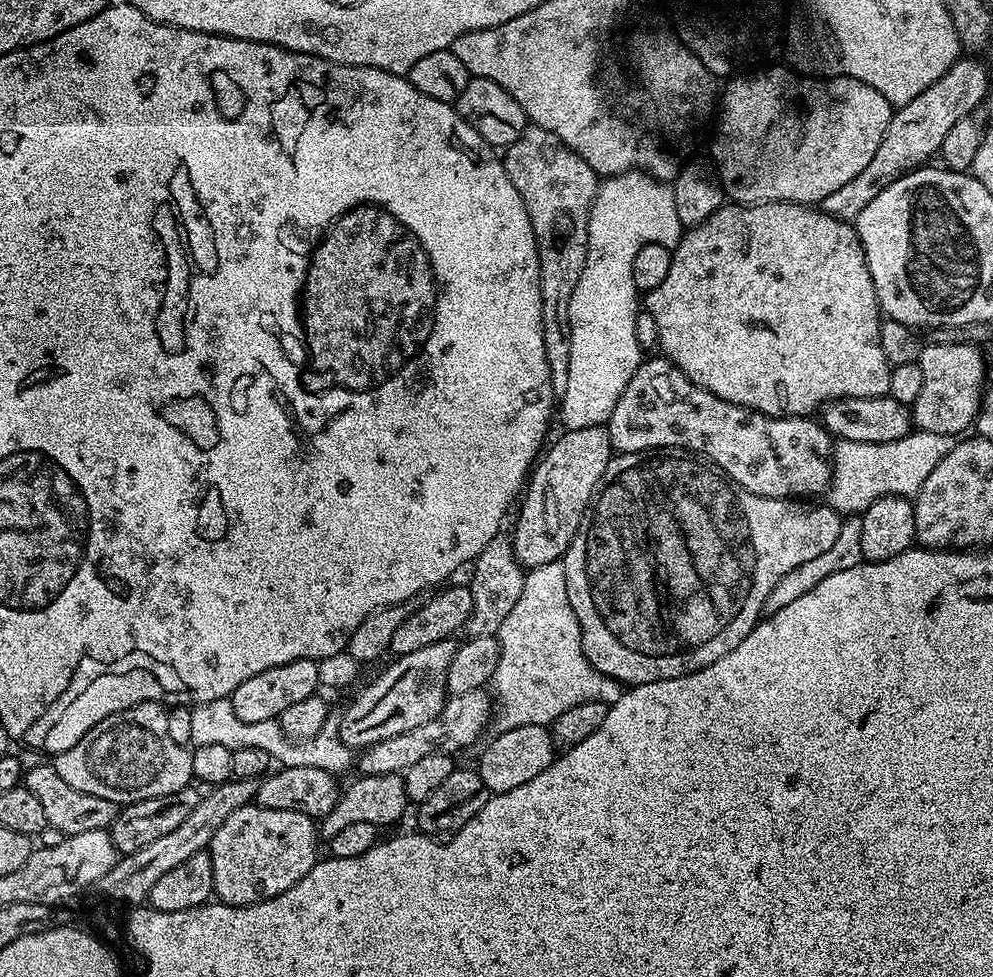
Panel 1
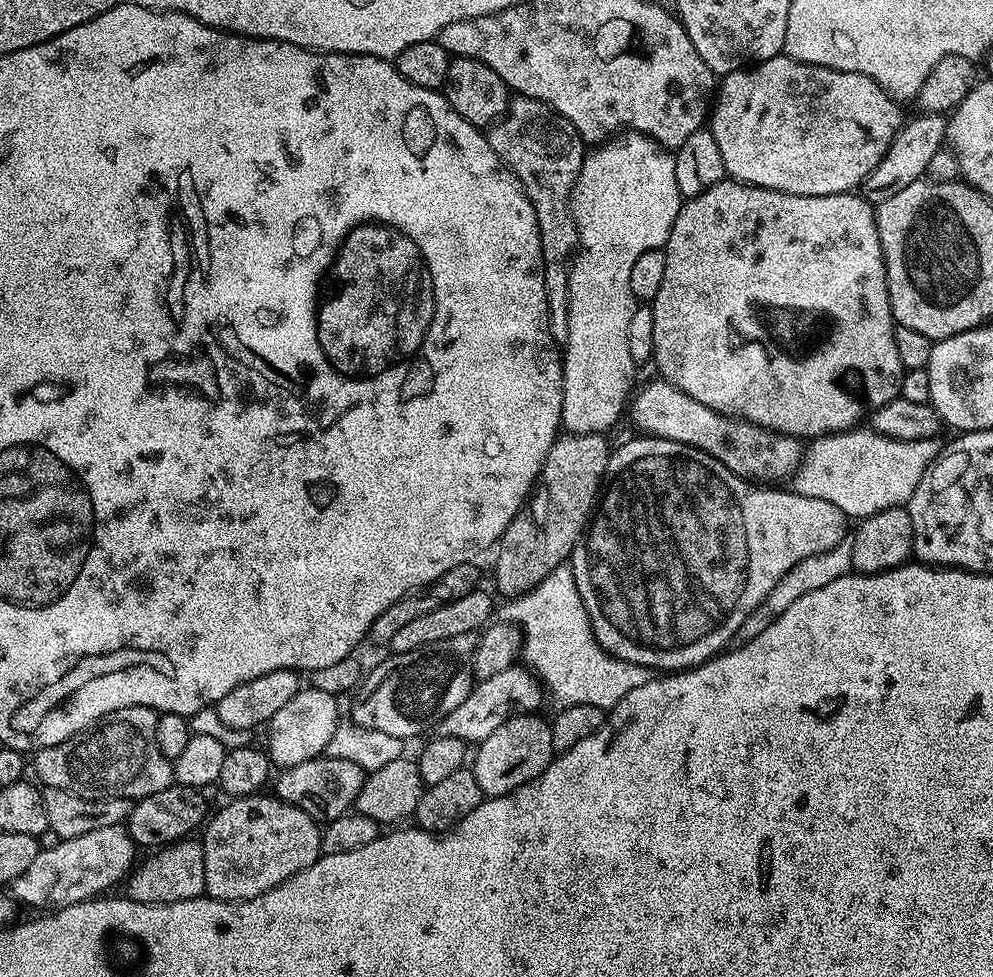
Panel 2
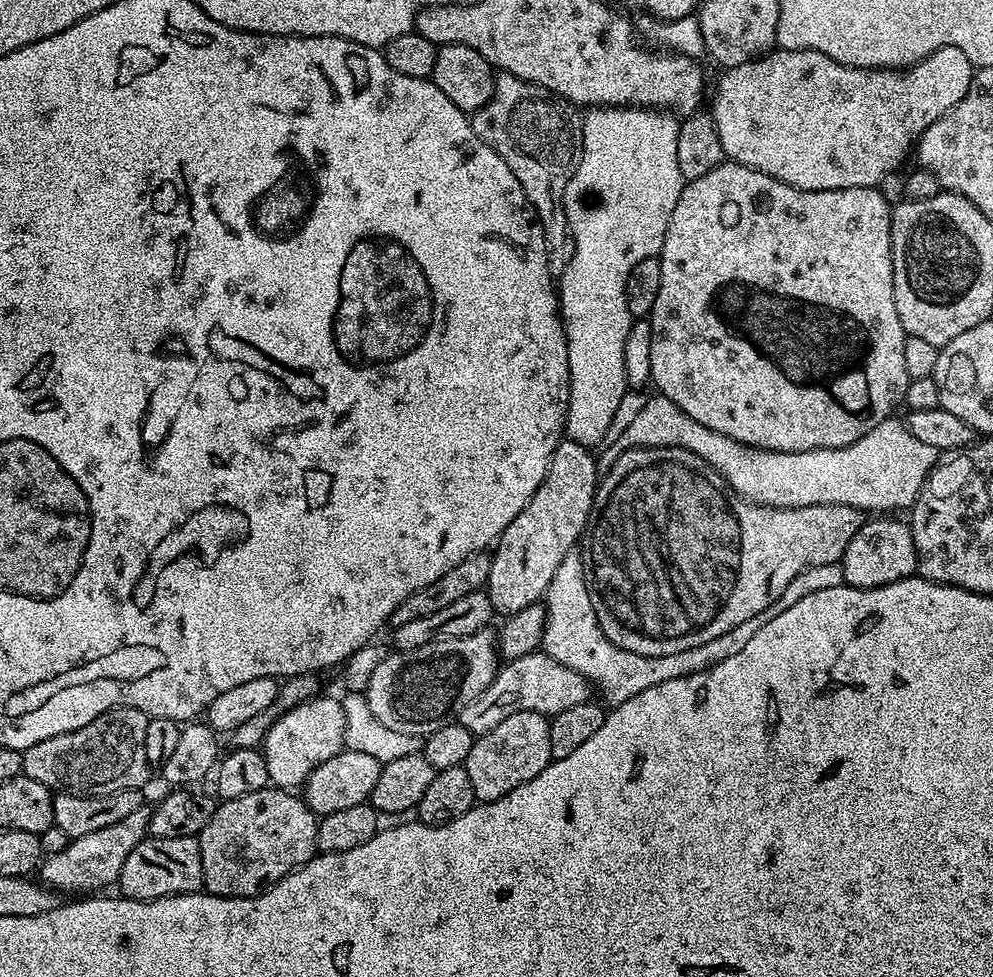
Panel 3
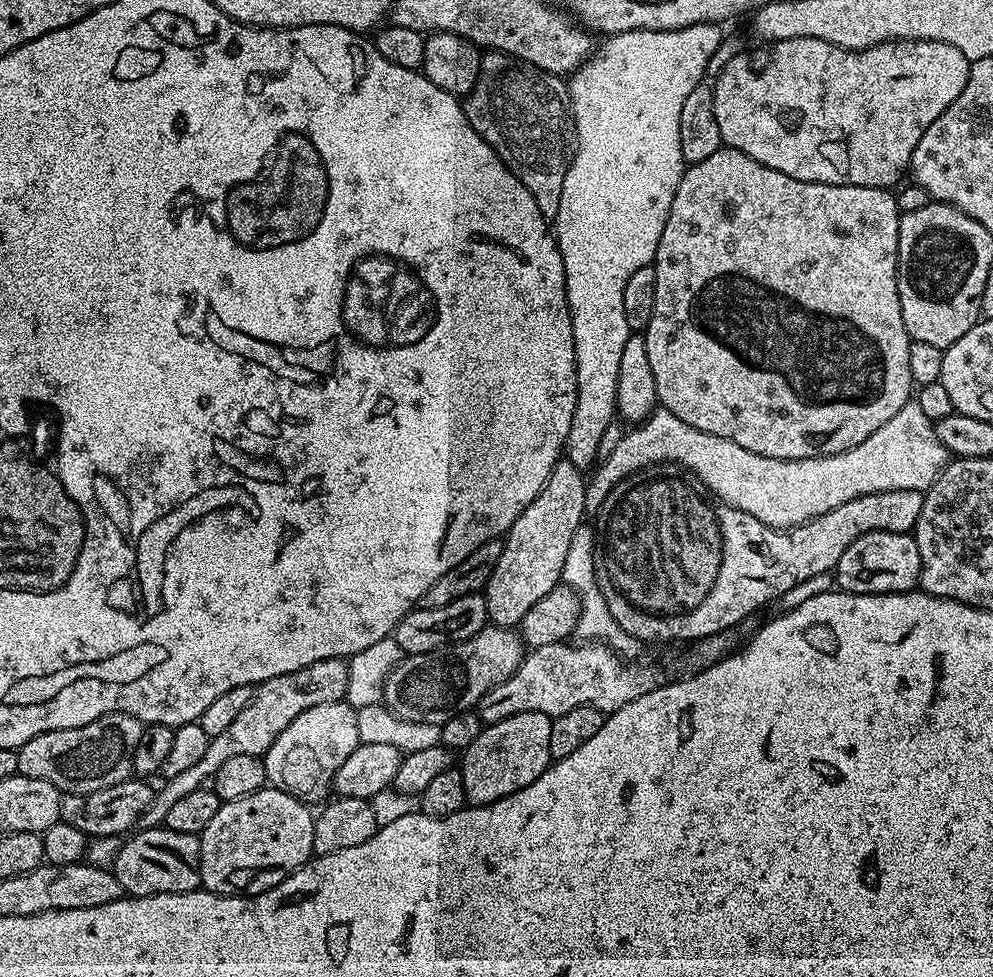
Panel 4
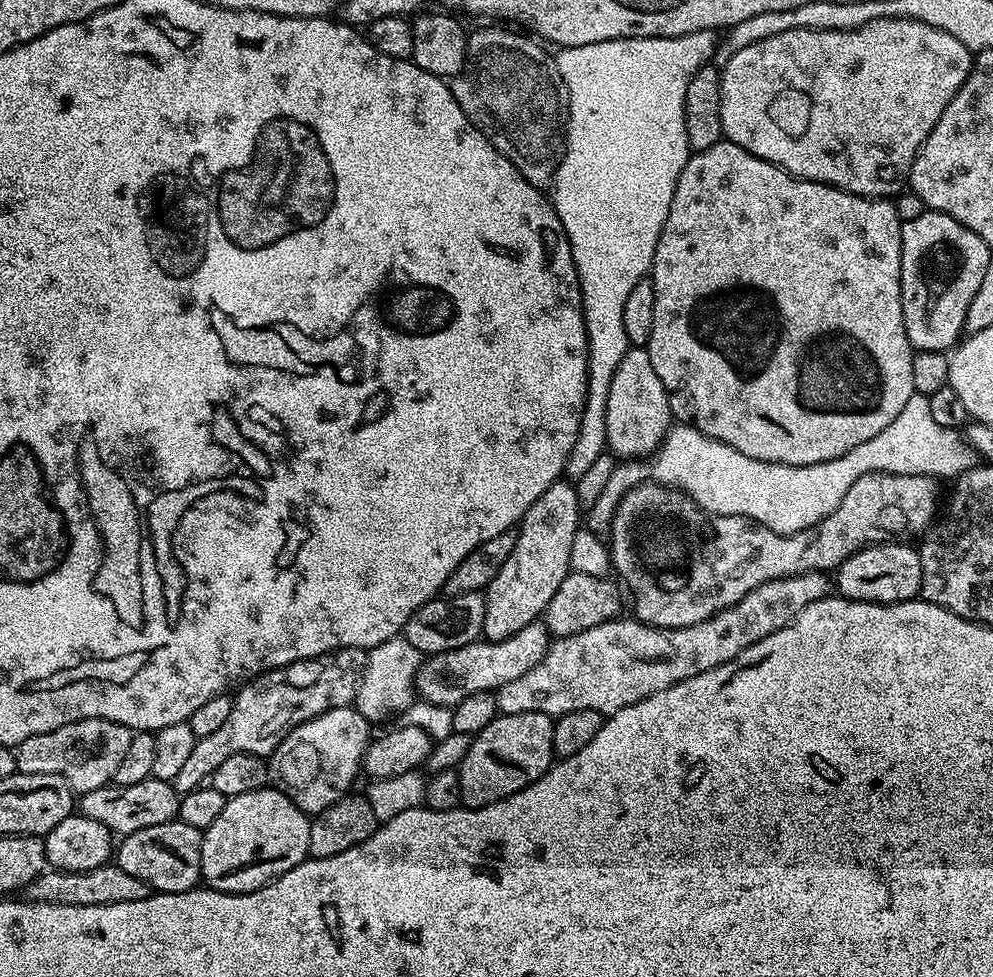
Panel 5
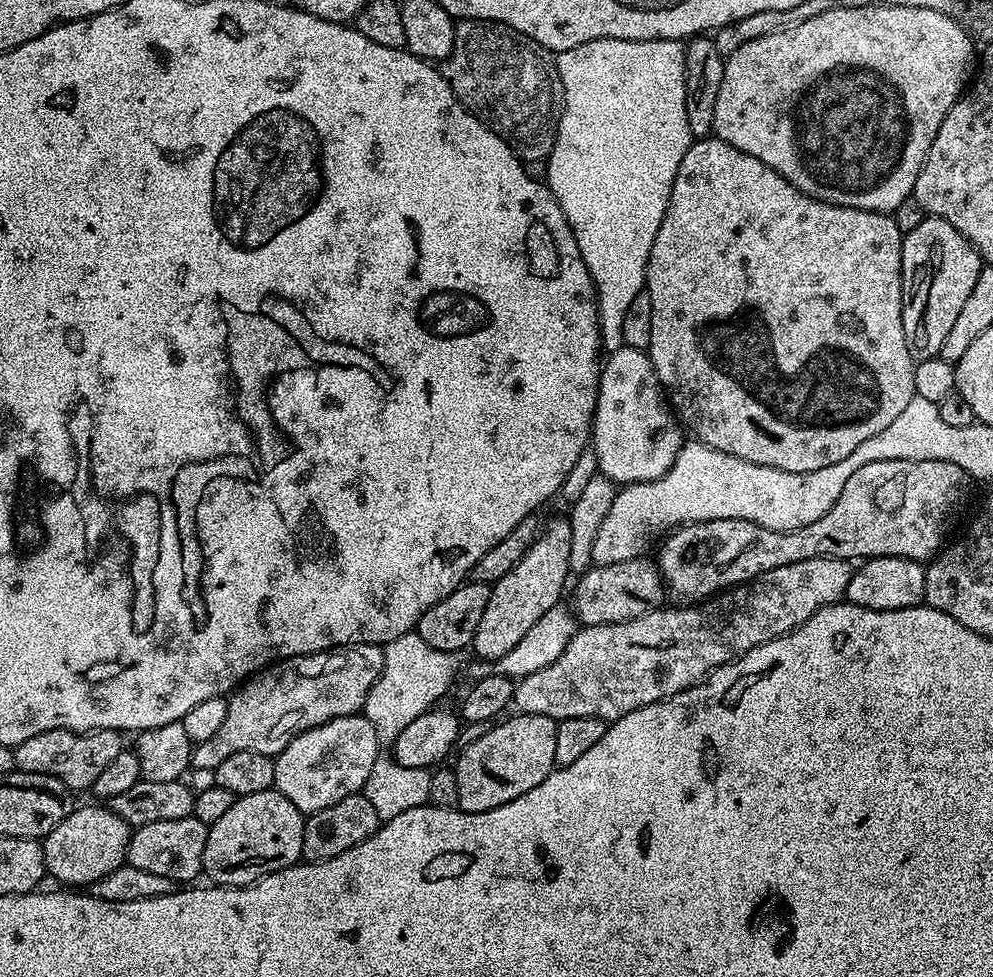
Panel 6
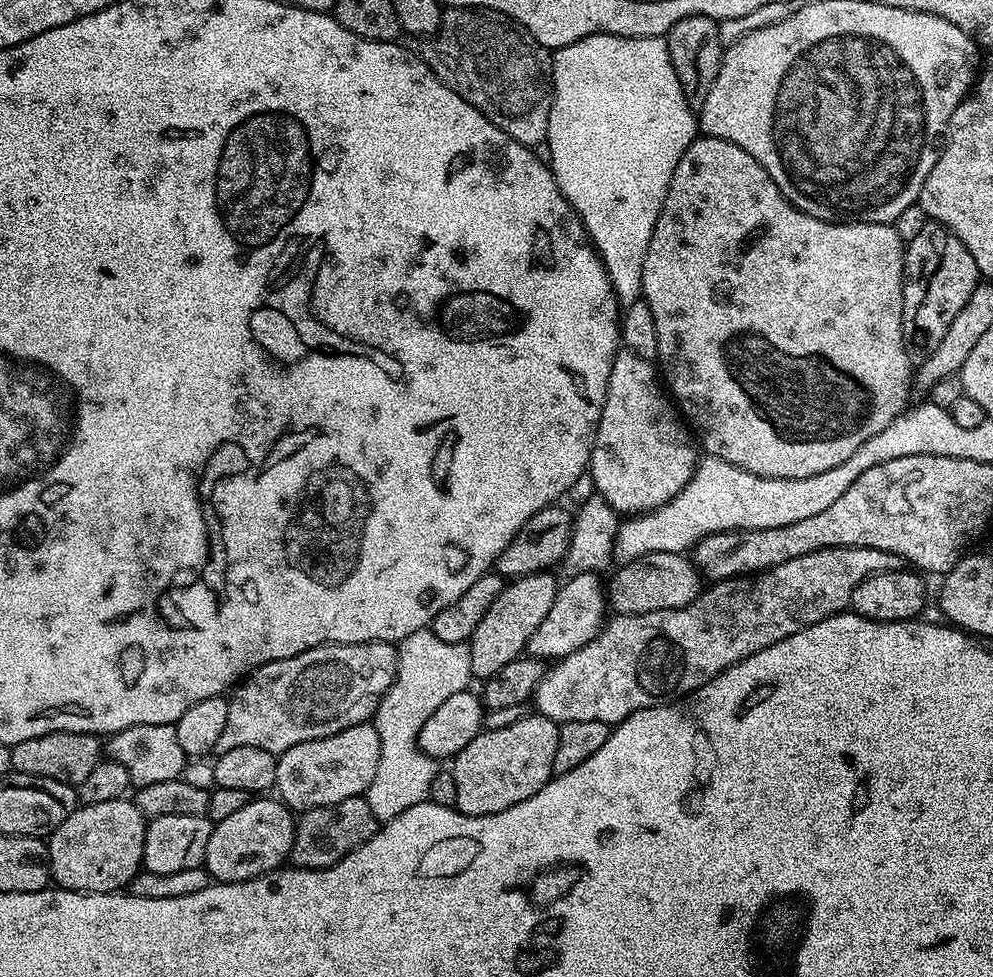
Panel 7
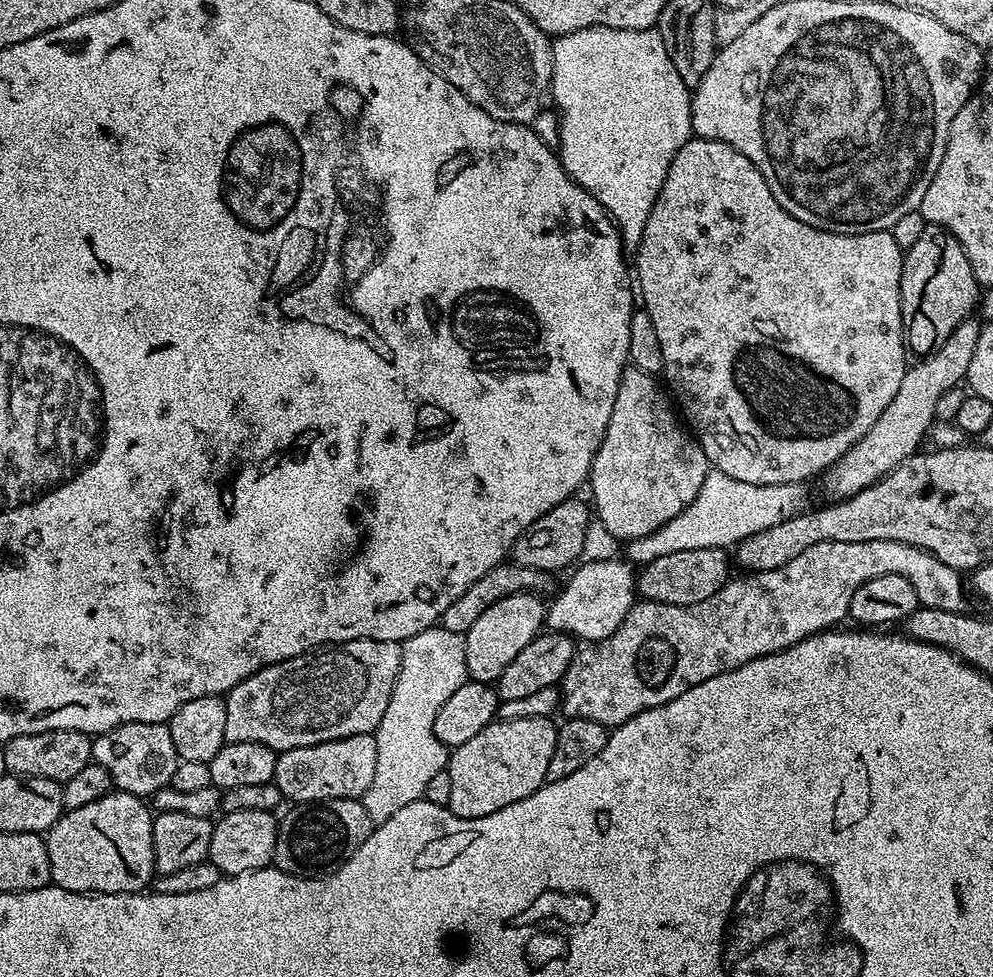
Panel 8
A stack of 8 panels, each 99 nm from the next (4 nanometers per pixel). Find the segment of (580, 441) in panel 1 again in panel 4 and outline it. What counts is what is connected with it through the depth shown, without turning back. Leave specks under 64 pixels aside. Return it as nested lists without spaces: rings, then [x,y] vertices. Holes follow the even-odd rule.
[[[561,458],[554,466],[554,470],[550,470],[550,478],[546,478],[546,486],[542,486],[538,498],[534,498],[534,502],[530,502],[530,506],[526,506],[526,510],[518,514],[518,518],[503,537],[504,549],[482,593],[488,607],[488,619],[495,627],[516,628],[522,622],[522,618],[526,618],[530,606],[546,598],[546,594],[550,594],[550,590],[554,590],[556,585],[561,583],[572,535],[574,535],[574,530],[578,530],[578,526],[586,520],[585,502],[585,473],[578,466],[570,463],[567,458]]]

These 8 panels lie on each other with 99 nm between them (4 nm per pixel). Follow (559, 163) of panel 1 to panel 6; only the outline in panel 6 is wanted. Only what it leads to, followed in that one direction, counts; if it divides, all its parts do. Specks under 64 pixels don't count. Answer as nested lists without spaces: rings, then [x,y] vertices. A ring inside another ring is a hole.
[[[460,20],[454,30],[454,46],[450,50],[450,54],[442,61],[442,75],[452,88],[452,93],[455,94],[457,100],[469,109],[473,116],[487,124],[490,131],[501,136],[508,143],[508,147],[520,157],[521,161],[540,160],[540,162],[544,162],[552,155],[552,148],[556,144],[556,127],[560,125],[560,114],[564,106],[564,87],[556,69],[553,53],[549,52],[547,48],[530,40],[526,34],[493,20]]]

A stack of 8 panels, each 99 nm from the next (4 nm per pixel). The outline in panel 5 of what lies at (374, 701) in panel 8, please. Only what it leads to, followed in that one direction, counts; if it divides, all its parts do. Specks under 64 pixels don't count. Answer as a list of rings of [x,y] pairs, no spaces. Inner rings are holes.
[[[338,648],[335,652],[328,653],[327,656],[316,656],[312,660],[299,660],[293,664],[287,664],[281,668],[275,668],[269,672],[263,672],[255,680],[249,680],[232,696],[232,709],[230,718],[222,722],[214,734],[206,734],[199,737],[190,753],[188,761],[178,770],[176,777],[171,780],[171,785],[177,792],[183,794],[192,792],[198,788],[198,782],[206,774],[214,774],[230,754],[254,754],[255,756],[271,757],[276,751],[276,747],[287,738],[300,724],[312,720],[318,714],[322,714],[331,708],[346,708],[355,701],[356,691],[360,685],[360,678],[364,674],[366,663],[366,652],[363,648]]]

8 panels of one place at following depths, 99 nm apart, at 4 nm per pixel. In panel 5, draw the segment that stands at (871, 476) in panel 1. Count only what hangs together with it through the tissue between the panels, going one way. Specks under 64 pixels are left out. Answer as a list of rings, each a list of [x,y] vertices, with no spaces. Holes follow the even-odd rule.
[[[914,394],[910,402],[902,406],[898,418],[894,418],[890,426],[878,430],[874,438],[862,442],[862,446],[854,446],[854,450],[842,454],[842,458],[834,458],[830,462],[817,464],[775,464],[758,458],[750,458],[734,450],[734,446],[702,434],[691,424],[677,423],[669,428],[664,435],[663,444],[651,459],[628,458],[617,463],[602,494],[599,495],[592,508],[587,509],[586,526],[591,532],[607,533],[611,529],[612,519],[624,495],[630,489],[653,480],[655,483],[683,492],[695,507],[713,516],[744,516],[748,520],[753,520],[755,524],[761,524],[770,530],[789,536],[797,532],[797,526],[812,528],[818,522],[822,522],[826,514],[834,514],[834,510],[838,510],[838,502],[846,498],[846,490],[850,490],[850,486],[854,486],[854,482],[858,482],[858,478],[866,474],[889,472],[890,474],[918,474],[933,478],[941,478],[940,476],[955,478],[961,476],[966,470],[977,467],[977,464],[976,451],[970,447],[963,435],[957,429],[938,426],[938,422],[934,422],[934,417],[930,414],[928,397],[919,394]]]

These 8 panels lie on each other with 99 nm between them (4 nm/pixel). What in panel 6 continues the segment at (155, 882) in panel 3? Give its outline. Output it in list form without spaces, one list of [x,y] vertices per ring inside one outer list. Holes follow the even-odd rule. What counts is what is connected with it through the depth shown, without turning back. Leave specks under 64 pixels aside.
[[[193,815],[178,818],[174,822],[150,822],[131,833],[127,863],[138,866],[138,870],[162,874],[162,878],[170,878],[177,882],[195,881],[192,879],[196,875],[199,877],[204,867],[208,830],[209,825],[197,820]]]

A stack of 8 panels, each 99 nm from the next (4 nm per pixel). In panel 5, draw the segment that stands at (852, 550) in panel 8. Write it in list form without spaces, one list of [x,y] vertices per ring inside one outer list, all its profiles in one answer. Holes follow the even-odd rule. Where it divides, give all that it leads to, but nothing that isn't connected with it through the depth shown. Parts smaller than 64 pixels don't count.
[[[807,572],[764,582],[762,586],[750,590],[750,594],[746,594],[746,598],[742,598],[734,606],[694,626],[655,628],[635,618],[613,618],[605,624],[590,626],[590,630],[582,630],[573,636],[553,639],[542,662],[538,662],[534,670],[526,670],[522,678],[514,678],[514,682],[506,682],[506,686],[496,689],[496,711],[505,716],[541,712],[553,718],[570,714],[574,710],[594,710],[601,714],[617,712],[634,702],[650,698],[650,694],[658,694],[686,678],[694,678],[706,670],[734,660],[738,654],[742,654],[742,650],[754,646],[754,642],[792,623],[798,614],[802,614],[802,610],[806,610],[806,606],[810,606],[810,602],[818,602],[829,595],[829,592],[830,580],[825,573]]]

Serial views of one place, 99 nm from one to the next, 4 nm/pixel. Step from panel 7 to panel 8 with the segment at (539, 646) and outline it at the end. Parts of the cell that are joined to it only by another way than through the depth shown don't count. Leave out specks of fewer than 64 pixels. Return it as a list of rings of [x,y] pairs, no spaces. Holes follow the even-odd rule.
[[[624,558],[581,563],[565,582],[564,589],[557,594],[556,601],[547,605],[547,627],[554,632],[566,632],[588,640],[584,642],[610,638],[614,630],[622,626],[626,614],[638,600],[638,580],[634,572],[632,576],[632,571],[633,565]]]

